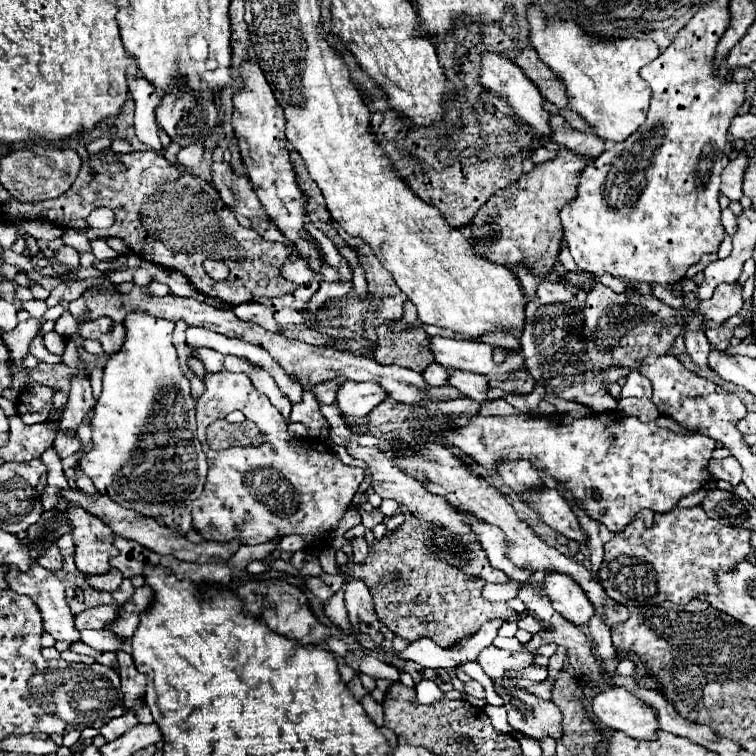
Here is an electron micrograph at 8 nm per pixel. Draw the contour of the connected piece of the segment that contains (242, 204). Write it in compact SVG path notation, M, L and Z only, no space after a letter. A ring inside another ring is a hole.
M215 162L211 166L211 174L213 174L213 184L217 192L221 194L223 202L231 210L251 220L257 220L259 226L253 226L253 228L265 240L281 242L287 246L287 238L283 236L283 232L279 232L275 224L271 224L271 218L267 216L267 212L263 212L263 206L259 204L259 198L255 196L255 190L251 188L251 180L247 180L247 176L237 176L229 162Z

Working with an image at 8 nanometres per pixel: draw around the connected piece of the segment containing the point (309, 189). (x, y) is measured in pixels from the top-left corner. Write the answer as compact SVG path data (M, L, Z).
M301 158L295 160L295 168L297 168L297 180L299 186L303 188L303 192L307 192L307 214L311 218L311 222L327 236L333 240L335 246L343 246L345 242L341 240L341 236L335 232L333 228L333 220L329 218L329 212L323 204L323 196L319 194L319 188L313 180L309 180L309 174L305 170L305 164L301 162Z

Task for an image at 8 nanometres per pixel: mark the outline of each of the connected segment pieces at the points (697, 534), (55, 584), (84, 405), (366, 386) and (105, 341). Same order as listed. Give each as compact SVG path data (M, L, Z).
M701 506L673 508L663 514L655 512L651 528L637 518L605 544L599 580L605 592L629 610L665 600L687 604L699 594L719 592L715 572L733 570L735 564L743 562L747 554L753 552L749 538L751 530L719 524L711 520Z
M39 564L31 566L27 572L19 572L17 568L9 568L7 570L7 584L11 590L29 596L37 604L37 608L41 610L41 616L43 616L43 626L55 640L69 640L69 642L79 640L79 630L75 628L73 614L65 602L65 588L51 570L47 570Z
M73 376L69 402L67 402L67 408L63 410L63 416L61 416L61 428L65 428L69 434L75 434L77 426L81 424L85 414L91 410L91 406L93 406L93 396L91 396L89 378Z
M345 382L337 394L337 406L347 424L367 416L387 398L387 390L377 382Z
M103 316L97 320L87 320L79 324L79 336L87 340L99 340L105 354L113 354L123 346L125 340L125 328L121 322L113 322L111 318Z

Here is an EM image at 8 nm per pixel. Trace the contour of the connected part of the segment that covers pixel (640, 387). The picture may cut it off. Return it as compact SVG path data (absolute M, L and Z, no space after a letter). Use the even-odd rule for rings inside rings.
M631 372L621 390L621 398L627 398L627 396L651 398L651 382L641 372Z

